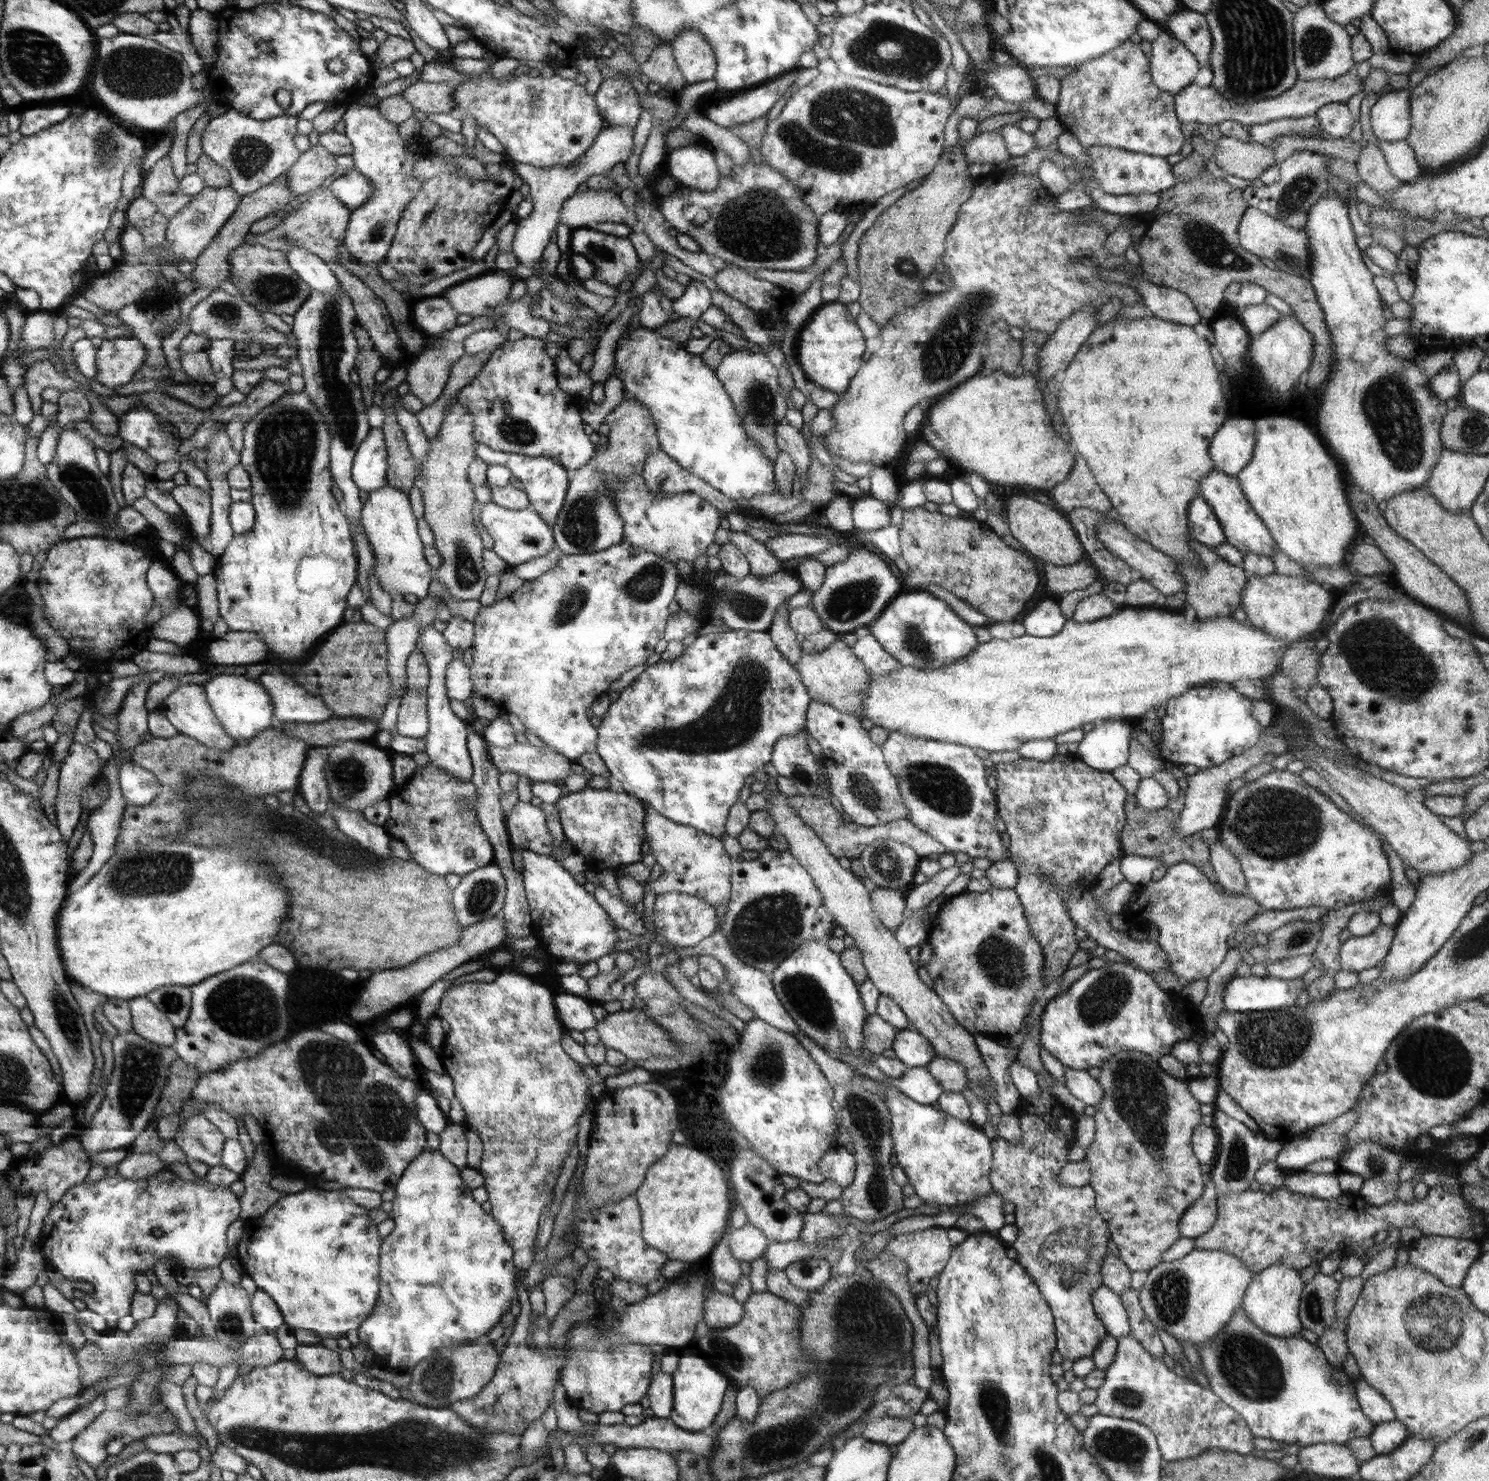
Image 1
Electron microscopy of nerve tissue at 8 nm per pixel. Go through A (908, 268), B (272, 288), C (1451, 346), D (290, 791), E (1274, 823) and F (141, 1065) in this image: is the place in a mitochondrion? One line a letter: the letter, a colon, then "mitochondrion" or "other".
A: mitochondrion
B: mitochondrion
C: other
D: other
E: mitochondrion
F: mitochondrion

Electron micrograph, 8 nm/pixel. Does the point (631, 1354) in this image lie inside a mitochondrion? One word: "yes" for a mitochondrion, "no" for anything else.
no

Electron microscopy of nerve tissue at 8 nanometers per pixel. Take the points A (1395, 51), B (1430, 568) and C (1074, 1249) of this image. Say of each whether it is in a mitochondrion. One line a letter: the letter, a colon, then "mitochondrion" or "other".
A: other
B: other
C: mitochondrion

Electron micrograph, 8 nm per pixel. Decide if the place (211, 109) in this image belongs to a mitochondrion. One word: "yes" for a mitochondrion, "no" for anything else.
no

